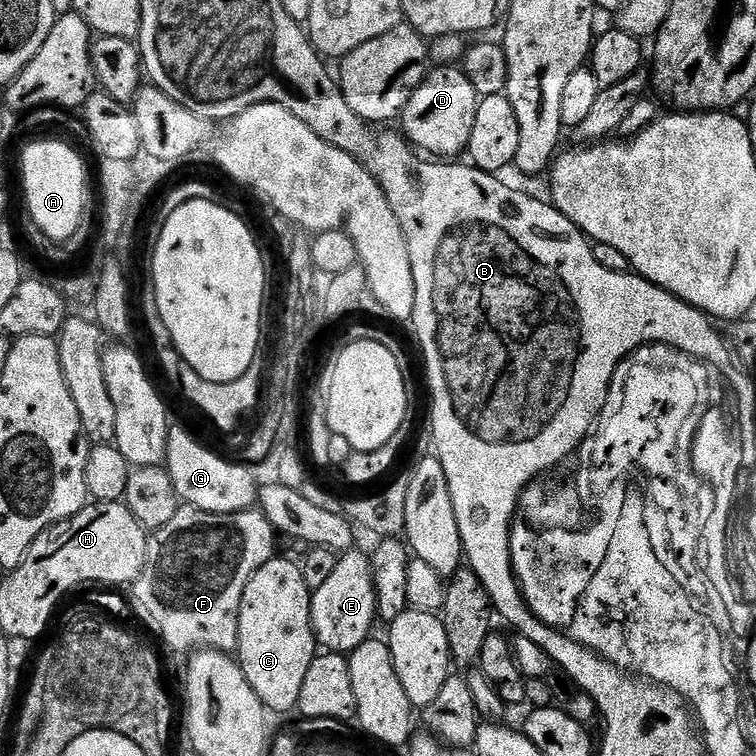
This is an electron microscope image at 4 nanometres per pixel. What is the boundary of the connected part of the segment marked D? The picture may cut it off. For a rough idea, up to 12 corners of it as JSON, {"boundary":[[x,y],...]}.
{"boundary":[[436,66],[398,128],[432,158],[467,153],[476,95],[463,67]]}

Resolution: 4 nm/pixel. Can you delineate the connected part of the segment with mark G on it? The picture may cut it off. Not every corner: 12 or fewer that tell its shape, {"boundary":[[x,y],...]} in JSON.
{"boundary":[[168,429],[166,467],[187,507],[247,512],[253,469]]}

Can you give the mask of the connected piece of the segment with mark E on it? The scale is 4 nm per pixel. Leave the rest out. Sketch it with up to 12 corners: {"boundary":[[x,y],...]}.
{"boundary":[[357,550],[312,593],[321,649],[351,654],[378,624],[372,561]]}

